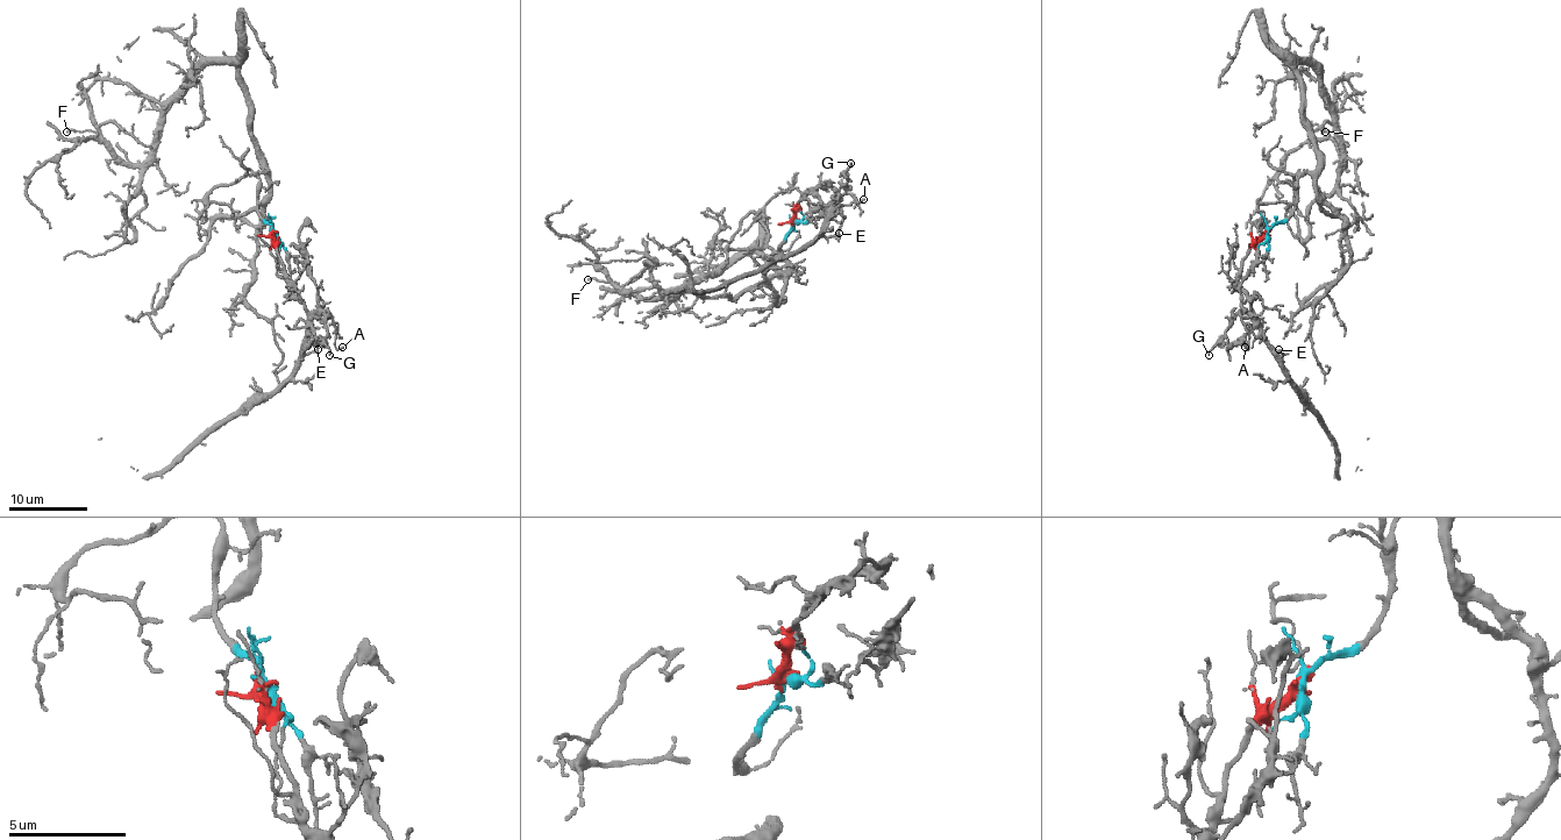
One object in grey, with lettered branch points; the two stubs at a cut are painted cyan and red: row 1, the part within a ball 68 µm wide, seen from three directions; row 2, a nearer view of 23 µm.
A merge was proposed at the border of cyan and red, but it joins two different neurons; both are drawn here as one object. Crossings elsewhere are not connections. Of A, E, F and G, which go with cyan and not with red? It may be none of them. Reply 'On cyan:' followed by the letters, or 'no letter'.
On cyan: F

